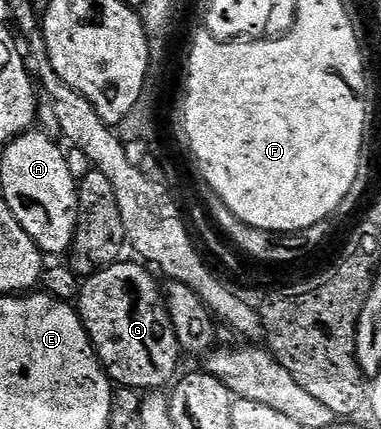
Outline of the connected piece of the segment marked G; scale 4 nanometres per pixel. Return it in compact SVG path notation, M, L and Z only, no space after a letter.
M122 259L116 265L100 269L88 278L89 286L81 297L79 312L89 330L97 350L98 357L106 366L118 369L121 374L115 377L118 386L126 385L129 389L161 389L177 373L177 364L183 358L183 352L174 337L171 328L170 312L163 300L163 289L140 260Z

